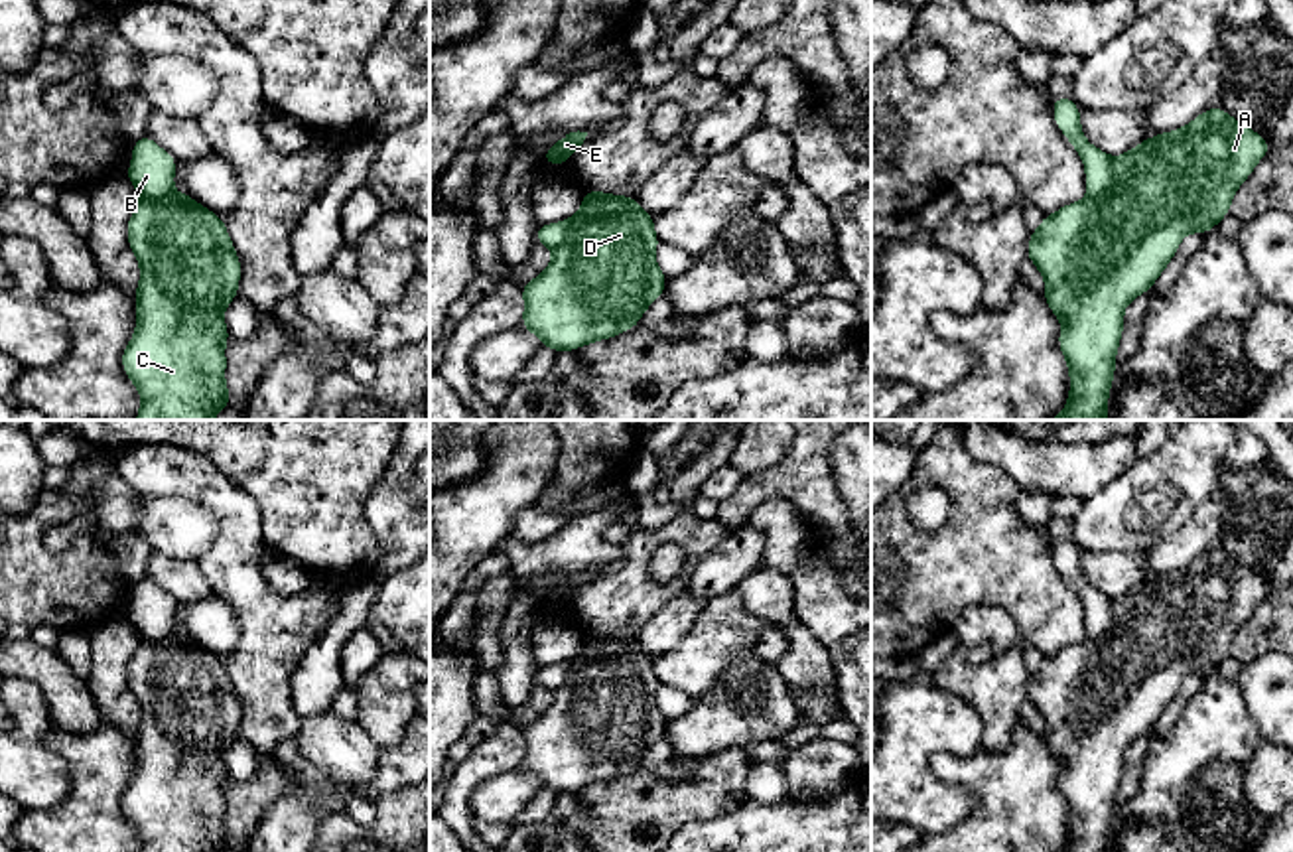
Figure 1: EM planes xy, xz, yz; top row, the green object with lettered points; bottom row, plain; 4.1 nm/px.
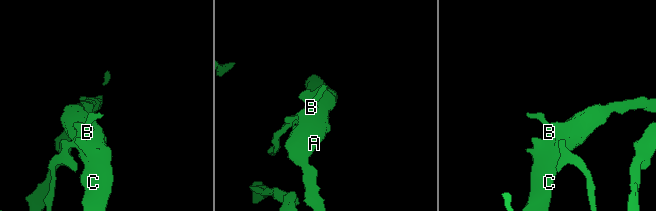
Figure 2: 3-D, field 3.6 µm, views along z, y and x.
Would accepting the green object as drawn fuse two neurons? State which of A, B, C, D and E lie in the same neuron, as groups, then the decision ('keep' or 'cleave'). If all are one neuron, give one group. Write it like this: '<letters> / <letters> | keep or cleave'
A C D E / B | cleave

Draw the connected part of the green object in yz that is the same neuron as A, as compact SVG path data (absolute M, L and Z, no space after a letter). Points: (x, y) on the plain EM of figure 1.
M1214 546L1183 570L1145 580L1125 596L1112 600L1114 621L1102 639L1094 641L1086 637L1082 643L1066 645L1043 659L1041 667L1029 676L1027 702L1043 716L1045 744L1062 765L1056 783L1070 818L1064 852L1108 852L1116 797L1125 767L1125 747L1153 730L1155 722L1177 696L1185 676L1206 676L1230 657L1236 631L1269 594L1271 586L1261 576Z

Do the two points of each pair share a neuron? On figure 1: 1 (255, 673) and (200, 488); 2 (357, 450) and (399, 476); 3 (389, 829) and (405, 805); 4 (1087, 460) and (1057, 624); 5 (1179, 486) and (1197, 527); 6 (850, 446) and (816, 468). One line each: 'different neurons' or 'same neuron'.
1: same neuron
2: different neurons
3: same neuron
4: different neurons
5: different neurons
6: different neurons

